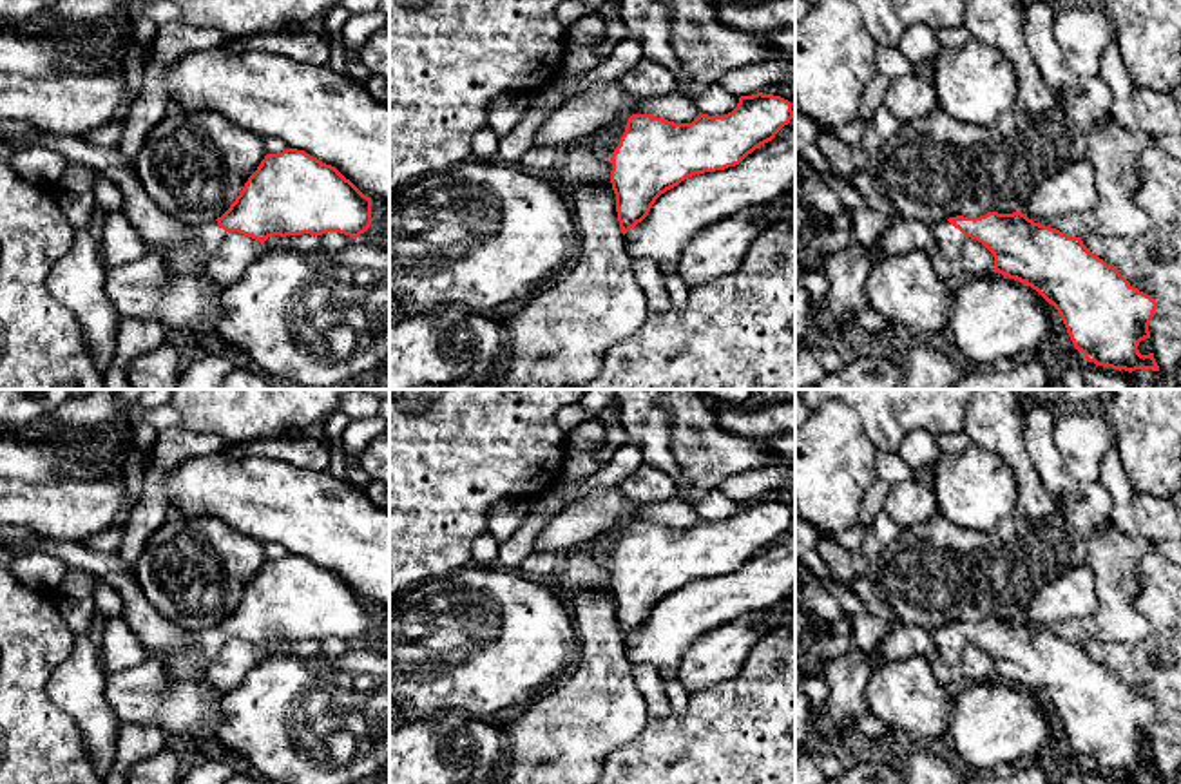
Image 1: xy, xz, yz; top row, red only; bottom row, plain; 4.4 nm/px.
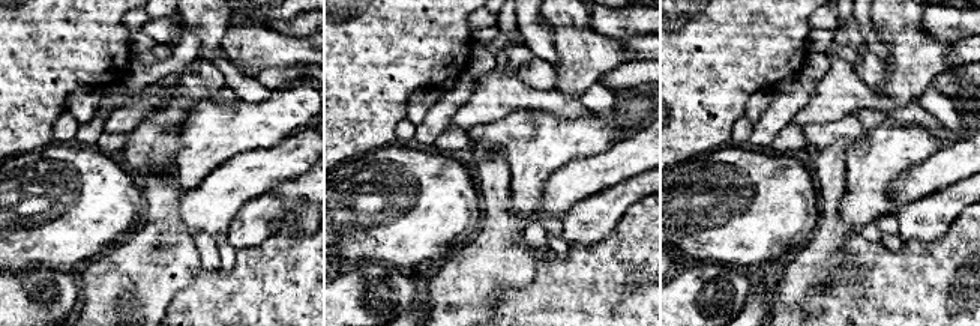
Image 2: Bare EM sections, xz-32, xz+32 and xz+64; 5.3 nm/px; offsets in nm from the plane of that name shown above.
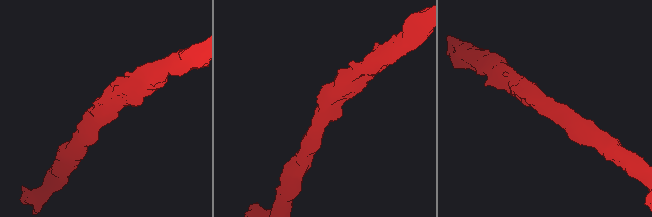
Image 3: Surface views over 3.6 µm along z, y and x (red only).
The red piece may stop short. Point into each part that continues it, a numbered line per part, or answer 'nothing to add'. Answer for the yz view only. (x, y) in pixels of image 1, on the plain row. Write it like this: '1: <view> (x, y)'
1: yz (951, 645)

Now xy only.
1: xy (209, 641)

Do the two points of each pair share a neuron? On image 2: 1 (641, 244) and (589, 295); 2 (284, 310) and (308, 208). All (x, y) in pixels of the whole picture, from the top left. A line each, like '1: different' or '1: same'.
1: same
2: different

